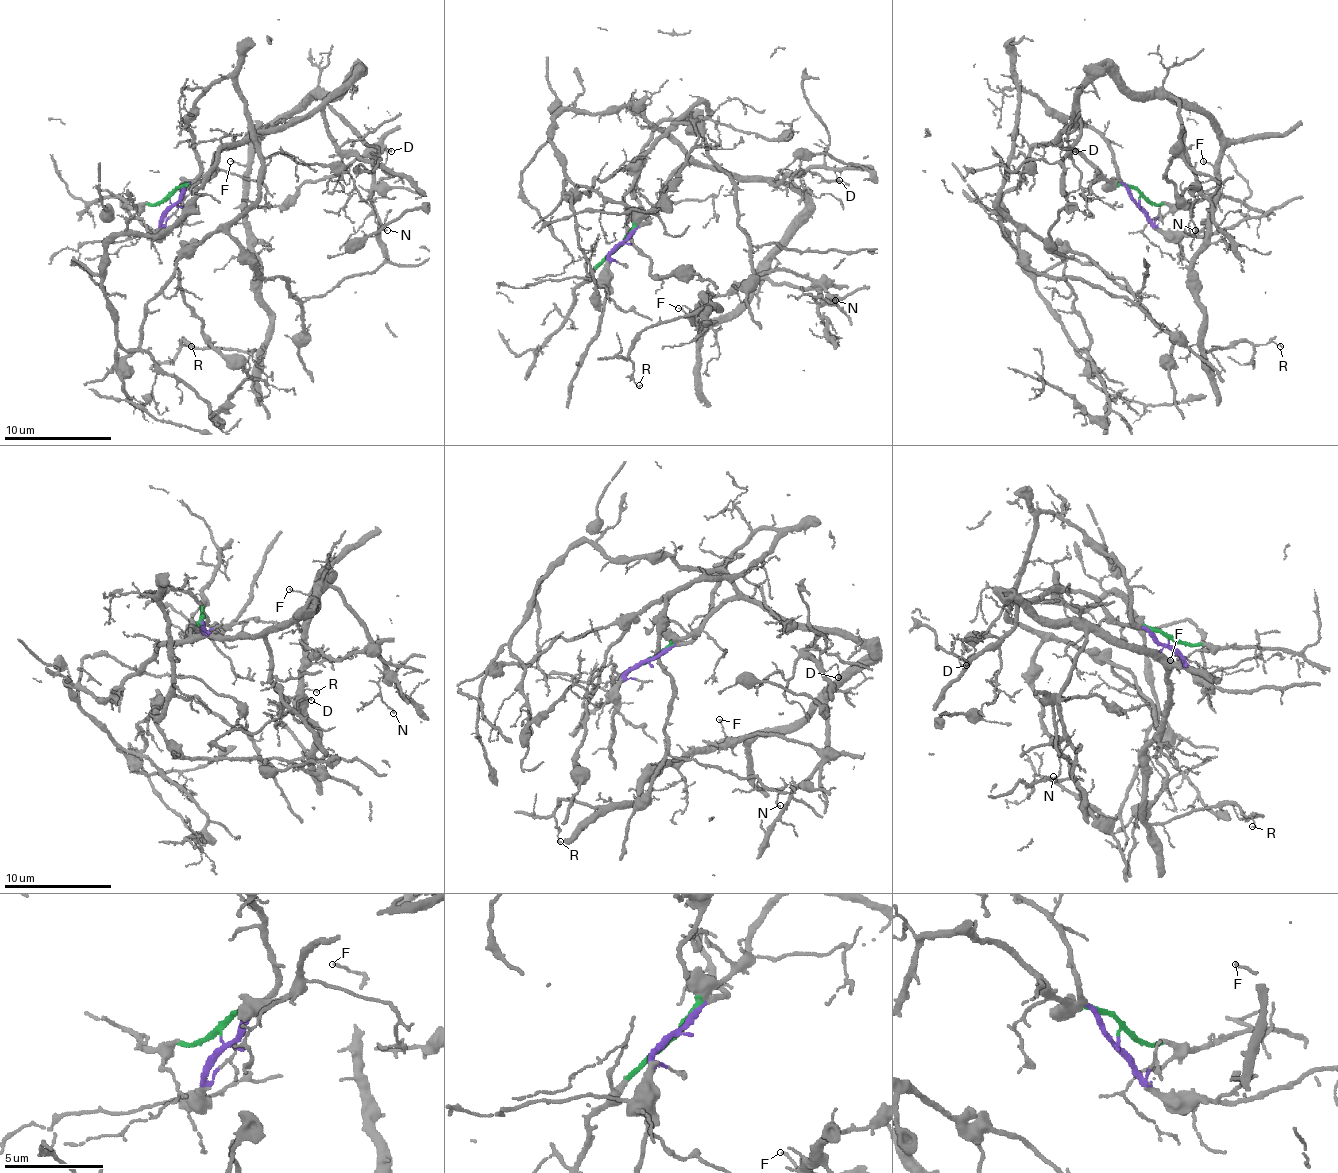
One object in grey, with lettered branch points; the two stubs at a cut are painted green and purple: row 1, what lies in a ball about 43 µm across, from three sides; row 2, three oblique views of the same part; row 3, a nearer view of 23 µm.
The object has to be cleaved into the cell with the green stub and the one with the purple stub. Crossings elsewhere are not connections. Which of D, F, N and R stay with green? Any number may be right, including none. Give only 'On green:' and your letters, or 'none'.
On green: D, F, N, R

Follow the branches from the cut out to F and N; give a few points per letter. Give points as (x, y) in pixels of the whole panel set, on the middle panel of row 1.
F: (618, 243), (686, 164), (788, 183), (805, 199), (805, 213), (740, 302), (702, 326), (678, 307)
N: (618, 243), (686, 164), (769, 178), (788, 183), (805, 213), (767, 275), (834, 299)

